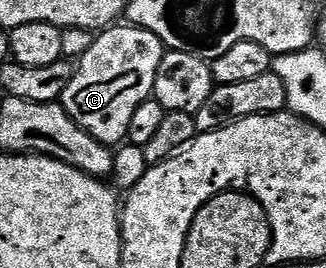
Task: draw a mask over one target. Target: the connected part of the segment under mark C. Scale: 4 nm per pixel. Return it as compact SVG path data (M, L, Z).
M128 23L114 24L98 32L91 51L76 62L71 83L67 83L67 91L63 91L59 104L83 131L104 145L120 146L128 138L131 118L139 103L153 96L155 75L166 52L164 43L151 35L151 31Z

